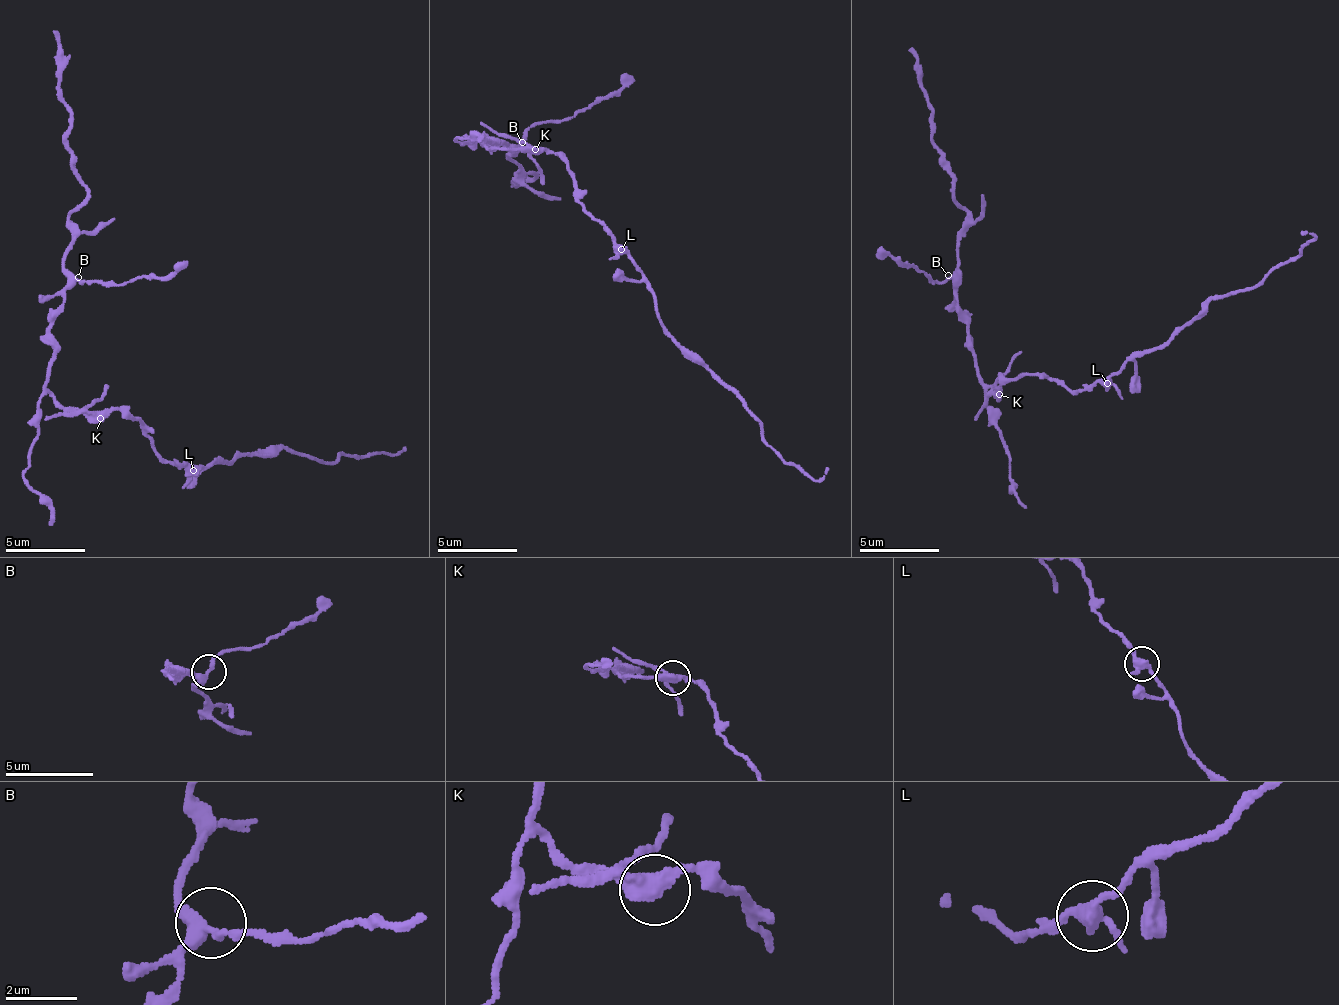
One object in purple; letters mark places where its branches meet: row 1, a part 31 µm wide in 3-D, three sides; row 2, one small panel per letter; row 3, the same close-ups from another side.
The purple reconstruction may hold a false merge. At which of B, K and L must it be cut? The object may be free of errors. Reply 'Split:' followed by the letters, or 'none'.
Split: L

